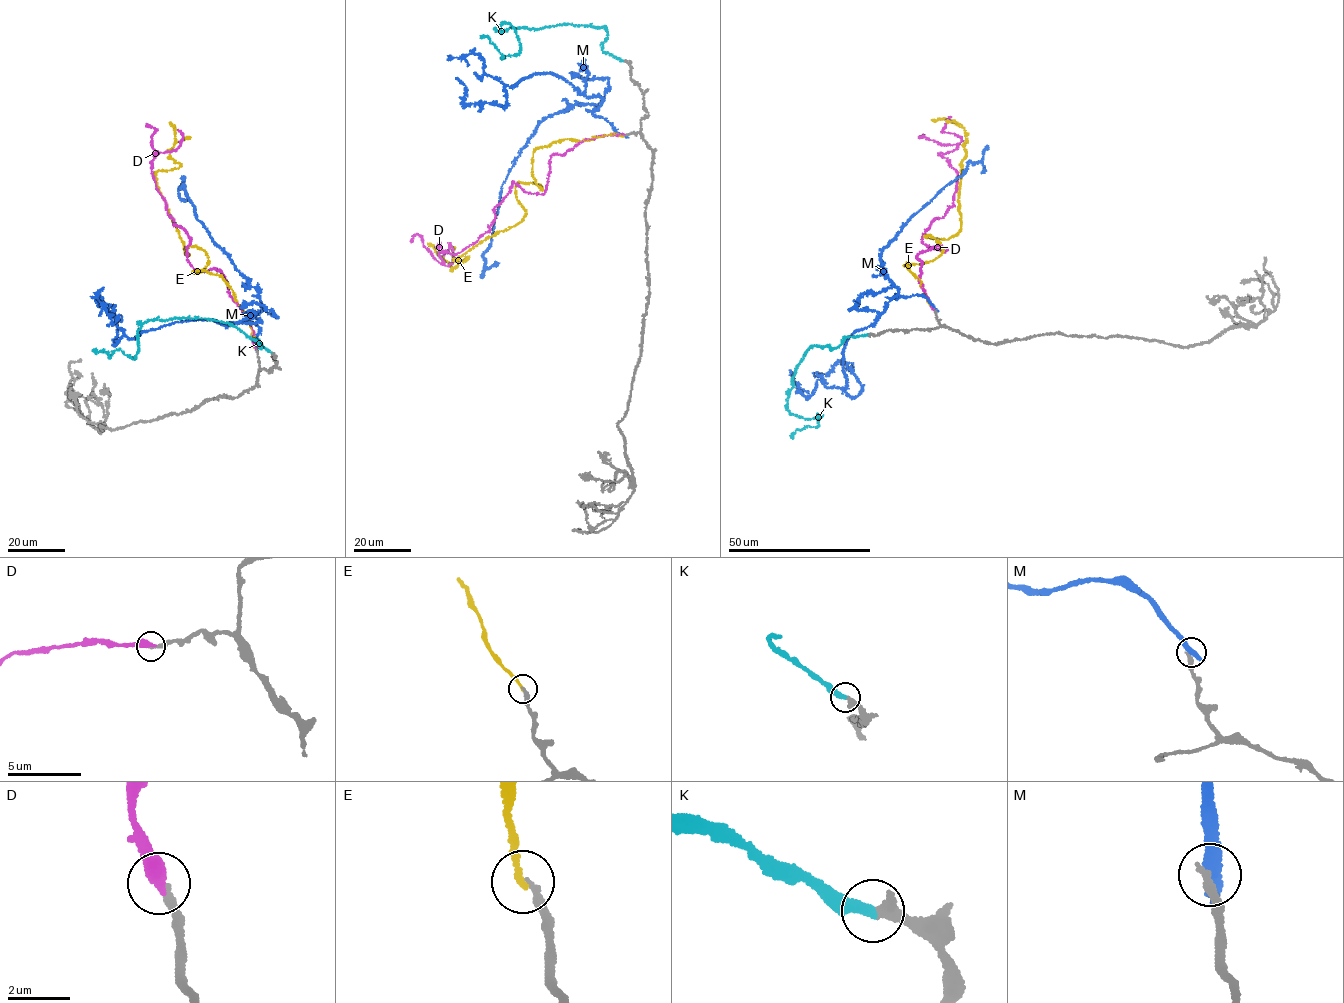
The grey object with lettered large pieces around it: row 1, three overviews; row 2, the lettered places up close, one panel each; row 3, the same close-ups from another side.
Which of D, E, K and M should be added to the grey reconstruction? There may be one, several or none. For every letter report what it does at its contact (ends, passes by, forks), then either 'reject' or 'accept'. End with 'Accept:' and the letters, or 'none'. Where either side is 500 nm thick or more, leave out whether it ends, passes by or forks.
D: it ends; reject
E: it ends; reject
K: it ends; accept
M: it ends; reject
Accept: K

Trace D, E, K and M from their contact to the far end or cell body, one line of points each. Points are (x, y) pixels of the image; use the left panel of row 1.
D: (255, 348), (222, 274), (190, 264), (187, 232), (173, 225), (155, 186), (153, 154), (180, 146), (177, 129)
E: (254, 347), (228, 284), (193, 272), (205, 253), (184, 250), (156, 182), (180, 165), (170, 121)
K: (271, 353), (226, 323), (181, 317), (142, 324), (134, 358), (120, 350), (109, 357), (92, 350)
M: (256, 348), (253, 316), (261, 322), (175, 321), (124, 336), (115, 346), (115, 314), (96, 297)

